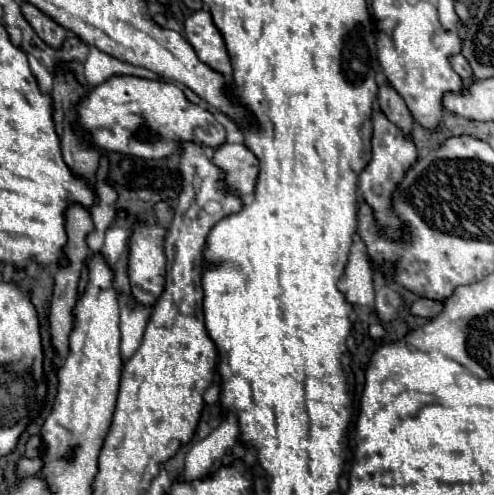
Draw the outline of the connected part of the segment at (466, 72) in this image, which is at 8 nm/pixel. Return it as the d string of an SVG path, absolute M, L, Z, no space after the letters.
M457 54L457 56L453 56L451 58L451 66L453 66L453 70L465 80L465 84L471 84L473 80L475 80L475 76L473 76L473 70L471 70L471 66L469 66L469 62L461 56L461 54Z

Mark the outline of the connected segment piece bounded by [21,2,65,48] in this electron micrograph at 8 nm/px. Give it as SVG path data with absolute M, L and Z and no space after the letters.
M23 2L21 10L23 10L23 16L27 18L27 22L31 24L31 28L39 34L39 38L43 38L43 42L47 42L47 46L61 48L61 44L65 40L63 26L59 26L55 20L51 20L47 14L43 14L39 8L35 8L29 2Z

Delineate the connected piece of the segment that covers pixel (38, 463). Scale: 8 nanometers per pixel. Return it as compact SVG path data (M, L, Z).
M43 455L35 458L21 458L19 462L17 462L17 470L19 470L19 476L21 478L27 478L27 476L33 476L33 474L37 474L41 467L43 466Z

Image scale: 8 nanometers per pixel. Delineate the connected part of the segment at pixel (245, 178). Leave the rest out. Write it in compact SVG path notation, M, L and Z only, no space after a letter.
M223 144L215 150L213 158L215 166L223 170L223 180L229 192L243 196L243 202L249 204L253 200L255 182L257 182L257 158L243 144Z

